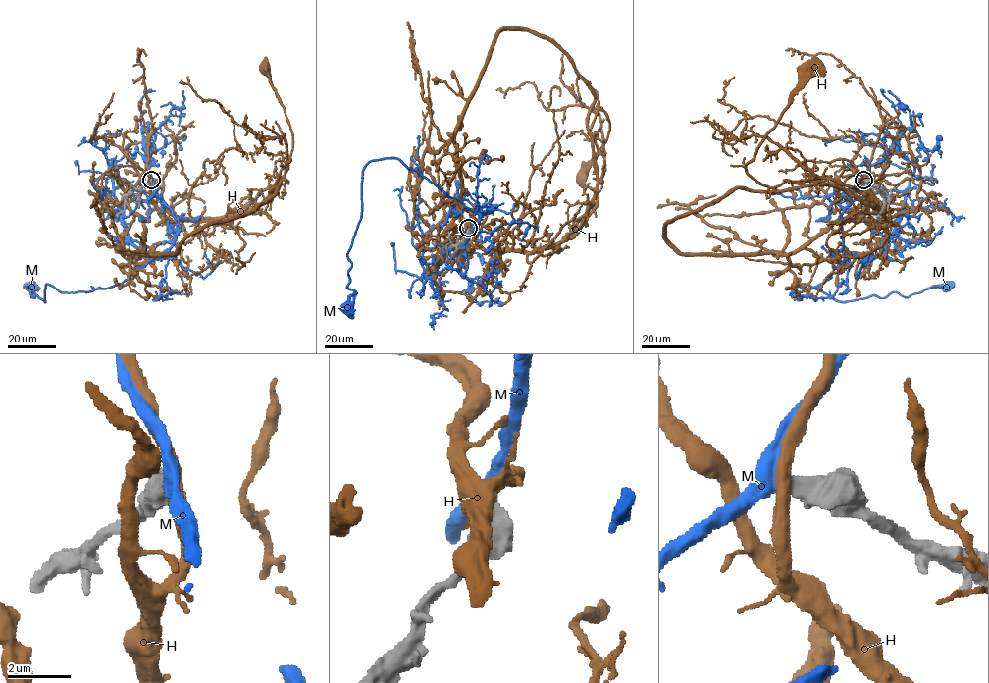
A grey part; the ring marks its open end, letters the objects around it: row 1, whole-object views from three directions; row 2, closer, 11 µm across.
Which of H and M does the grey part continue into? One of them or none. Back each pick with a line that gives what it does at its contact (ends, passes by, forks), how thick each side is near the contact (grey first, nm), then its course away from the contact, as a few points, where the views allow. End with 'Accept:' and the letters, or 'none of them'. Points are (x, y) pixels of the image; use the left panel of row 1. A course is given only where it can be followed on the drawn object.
M: it passes by | 440/400 nm | via (151, 180), (180, 228), (167, 250), (107, 288), (63, 292), (46, 284), (45, 301), (31, 296), (33, 286)
Accept: M

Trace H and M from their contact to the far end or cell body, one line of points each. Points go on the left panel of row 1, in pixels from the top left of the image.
H: (151, 180), (151, 196), (167, 221), (240, 213), (280, 184), (276, 190), (292, 133), (263, 68)
M: (151, 180), (180, 228), (167, 250), (107, 288), (63, 292), (46, 284), (45, 301), (31, 296), (33, 286)

